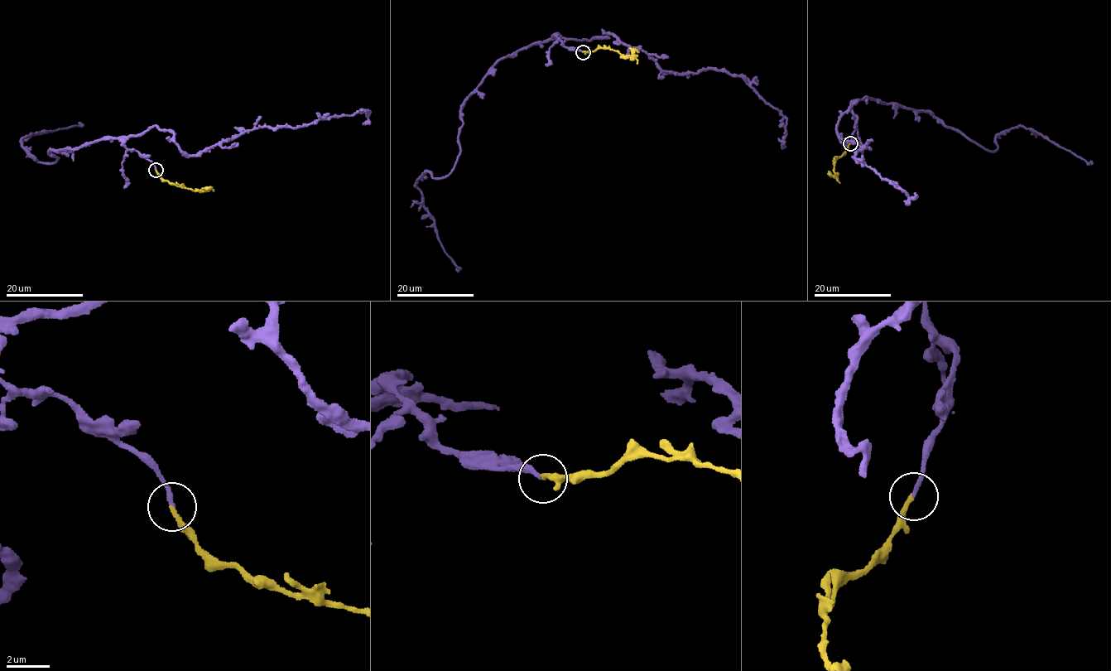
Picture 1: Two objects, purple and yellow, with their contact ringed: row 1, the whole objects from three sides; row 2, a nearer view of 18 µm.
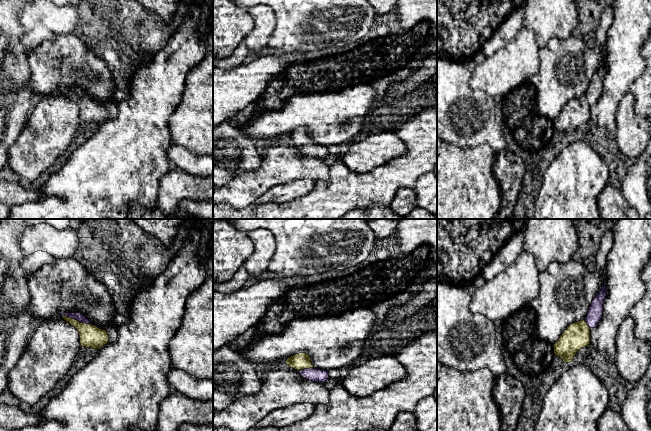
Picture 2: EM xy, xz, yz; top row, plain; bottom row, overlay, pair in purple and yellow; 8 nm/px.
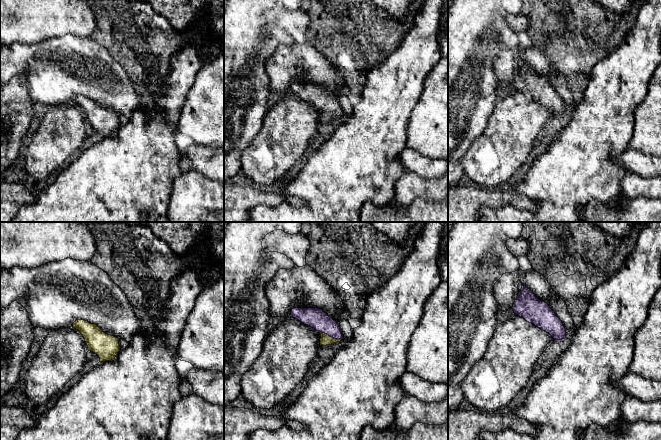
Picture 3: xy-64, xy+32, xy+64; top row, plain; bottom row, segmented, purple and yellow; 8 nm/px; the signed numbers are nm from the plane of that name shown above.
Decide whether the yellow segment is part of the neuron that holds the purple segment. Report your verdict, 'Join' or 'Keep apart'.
Join

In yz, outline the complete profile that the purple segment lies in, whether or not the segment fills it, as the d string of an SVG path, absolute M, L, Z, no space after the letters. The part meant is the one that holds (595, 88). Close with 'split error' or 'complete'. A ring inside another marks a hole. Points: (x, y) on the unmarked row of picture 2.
M606 56L589 83L584 96L575 98L567 103L559 116L553 121L554 130L560 133L564 139L573 137L577 128L590 120L590 106L600 98L604 82L603 78L607 72Z; split error

